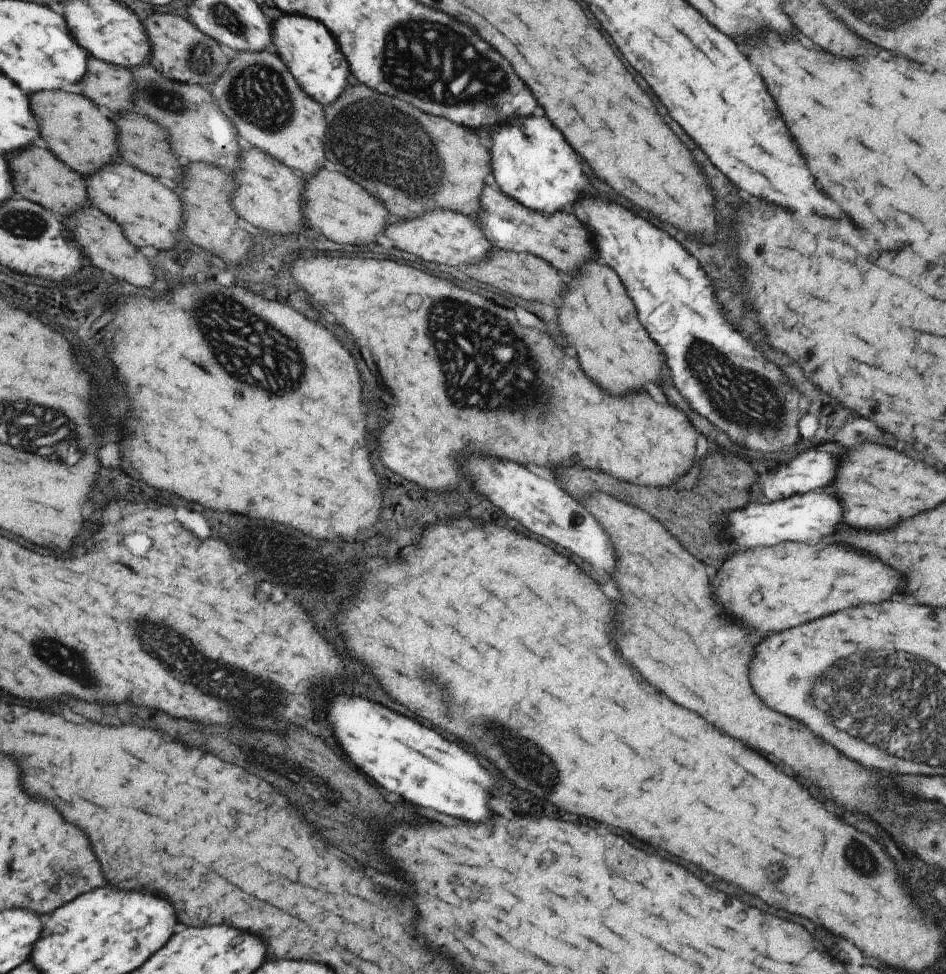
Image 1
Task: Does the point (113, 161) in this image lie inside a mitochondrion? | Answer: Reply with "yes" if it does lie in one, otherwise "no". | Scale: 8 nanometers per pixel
no

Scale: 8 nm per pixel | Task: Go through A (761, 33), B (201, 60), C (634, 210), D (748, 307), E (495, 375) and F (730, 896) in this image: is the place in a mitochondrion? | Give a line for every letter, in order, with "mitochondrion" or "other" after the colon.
A: other
B: mitochondrion
C: other
D: other
E: mitochondrion
F: other

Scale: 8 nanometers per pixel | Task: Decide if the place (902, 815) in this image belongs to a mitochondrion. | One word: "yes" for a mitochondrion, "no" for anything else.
no

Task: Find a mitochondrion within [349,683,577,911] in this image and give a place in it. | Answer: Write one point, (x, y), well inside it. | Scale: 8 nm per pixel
(536, 767)

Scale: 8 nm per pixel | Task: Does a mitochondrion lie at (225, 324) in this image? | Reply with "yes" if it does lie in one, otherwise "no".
yes

